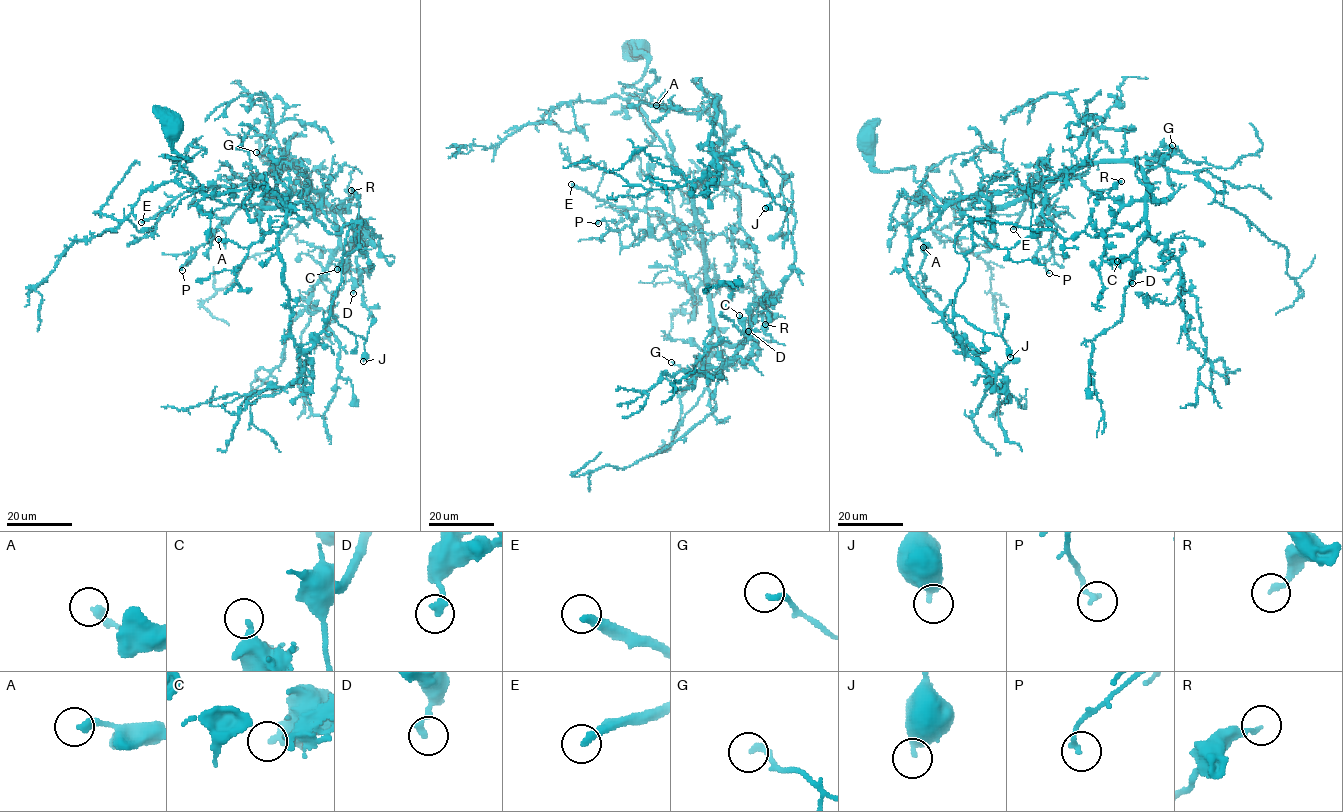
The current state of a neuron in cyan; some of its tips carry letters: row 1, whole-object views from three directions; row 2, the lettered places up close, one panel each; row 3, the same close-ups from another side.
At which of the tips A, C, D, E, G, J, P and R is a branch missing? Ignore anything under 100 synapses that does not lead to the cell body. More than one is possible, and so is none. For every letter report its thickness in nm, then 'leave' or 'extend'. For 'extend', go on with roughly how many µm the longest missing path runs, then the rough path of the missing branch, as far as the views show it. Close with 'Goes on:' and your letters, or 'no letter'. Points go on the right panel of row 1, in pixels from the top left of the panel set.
A: 320 nm thick; leave
C: 400 nm thick; leave
D: 280 nm thick; leave
E: 320 nm thick; extend; about 80 µm are missing; missing branch runs (1013, 229), (1016, 252), (1011, 265), (1034, 325), (1025, 334), (1039, 350), (1037, 365), (1064, 381)
G: 240 nm thick; leave
J: 460 nm thick; leave
P: 190 nm thick; leave
R: 170 nm thick; leave
Goes on: E

